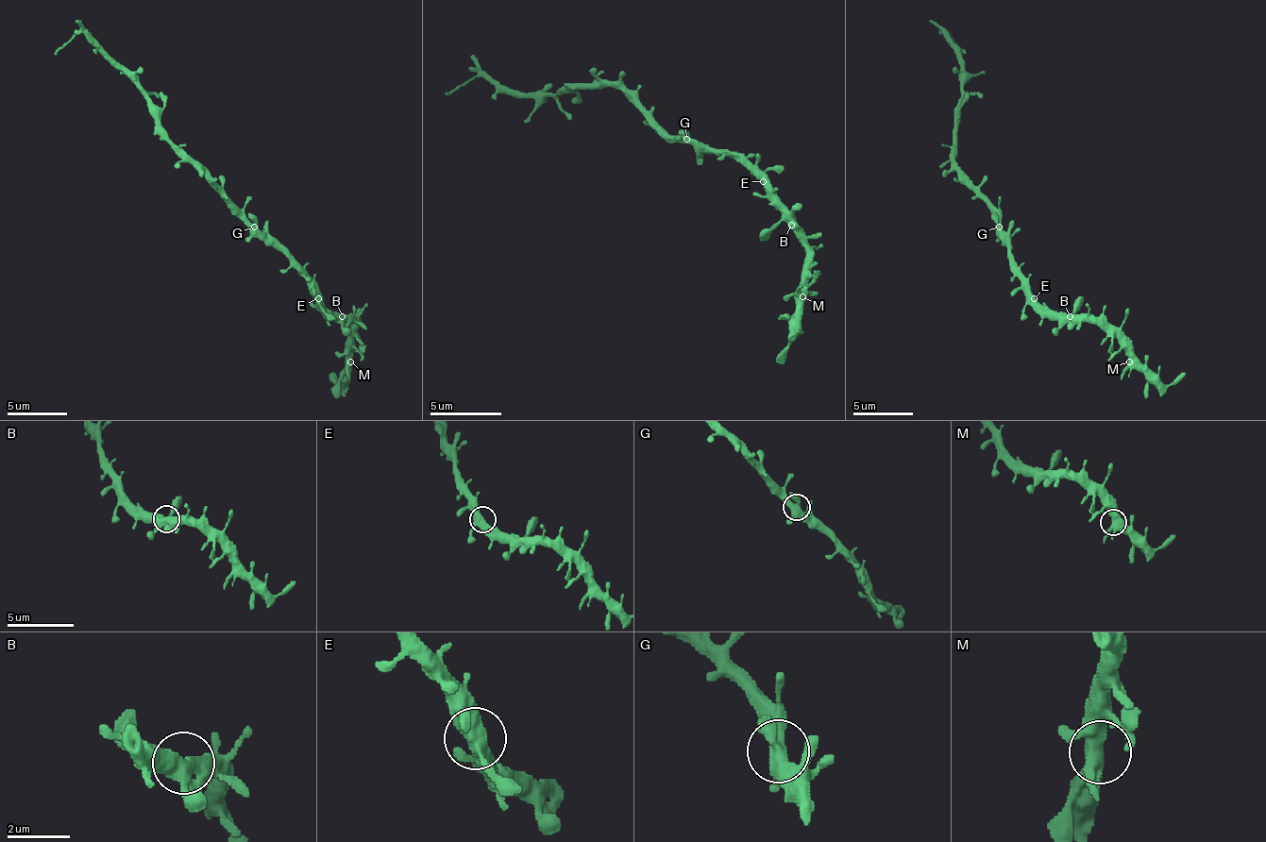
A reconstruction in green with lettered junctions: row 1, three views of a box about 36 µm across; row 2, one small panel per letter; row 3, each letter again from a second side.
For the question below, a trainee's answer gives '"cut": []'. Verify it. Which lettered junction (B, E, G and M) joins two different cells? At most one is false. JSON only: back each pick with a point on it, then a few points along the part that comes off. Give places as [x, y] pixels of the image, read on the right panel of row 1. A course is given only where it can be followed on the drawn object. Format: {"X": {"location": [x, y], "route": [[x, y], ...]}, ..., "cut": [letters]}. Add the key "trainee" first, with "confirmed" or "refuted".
{"trainee": "confirmed", "cut": []}

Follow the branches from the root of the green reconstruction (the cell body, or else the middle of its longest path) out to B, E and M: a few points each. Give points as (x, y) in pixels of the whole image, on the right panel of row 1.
B: (1001, 224), (1001, 239), (1010, 251), (1010, 262), (1025, 277), (1028, 290), (1052, 311), (1060, 311), (1070, 316)
E: (1001, 224), (1001, 239), (1010, 251), (1010, 262), (1025, 277), (1025, 290), (1034, 298)
M: (1001, 224), (1010, 262), (1025, 277), (1028, 290), (1052, 311), (1100, 323), (1129, 362)

